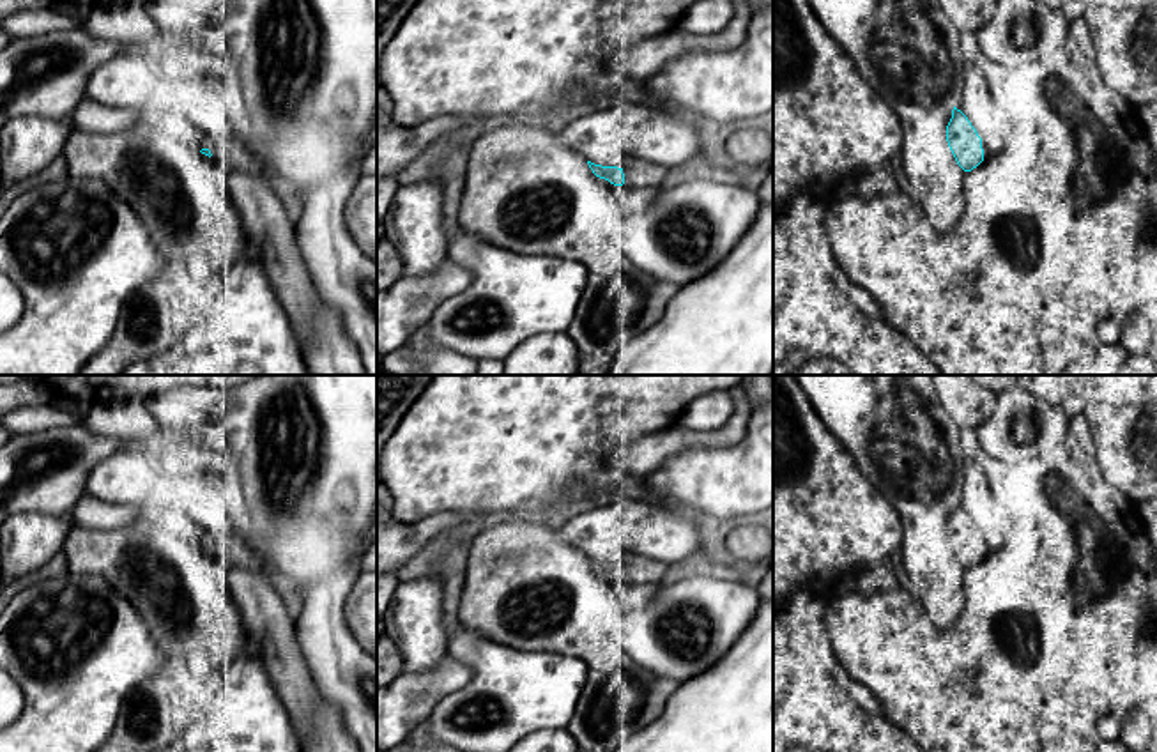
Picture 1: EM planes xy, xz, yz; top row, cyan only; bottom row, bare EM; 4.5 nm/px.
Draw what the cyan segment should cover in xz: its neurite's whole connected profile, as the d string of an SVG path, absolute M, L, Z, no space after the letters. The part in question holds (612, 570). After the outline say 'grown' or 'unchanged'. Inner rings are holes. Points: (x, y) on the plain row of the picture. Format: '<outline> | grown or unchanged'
M630 554L623 564L617 563L601 563L587 557L593 570L600 575L609 577L614 582L626 582L630 586L660 586L667 582L676 570L658 563L651 561L644 556L633 556Z | grown

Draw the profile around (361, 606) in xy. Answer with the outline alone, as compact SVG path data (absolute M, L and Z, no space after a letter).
M361 570L345 602L352 635L377 660L377 570Z

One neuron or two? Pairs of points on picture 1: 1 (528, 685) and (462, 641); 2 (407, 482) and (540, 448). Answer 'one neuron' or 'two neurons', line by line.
1: one neuron
2: one neuron

